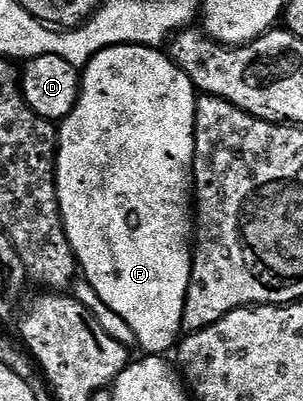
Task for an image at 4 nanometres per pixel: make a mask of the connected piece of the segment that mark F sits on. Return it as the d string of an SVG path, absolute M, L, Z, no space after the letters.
M116 46L115 48L107 48L103 52L99 52L83 68L83 73L81 74L81 95L73 111L59 124L59 133L57 136L57 169L55 173L57 175L57 208L61 211L61 223L65 229L65 235L71 244L73 255L77 257L77 265L83 278L85 274L84 281L95 290L97 296L99 296L113 312L119 314L119 316L127 322L130 326L134 341L138 341L142 348L149 354L161 354L169 349L169 351L172 351L182 331L183 304L186 300L187 288L191 280L191 268L193 267L193 252L191 249L191 183L193 182L193 157L195 156L195 136L193 135L193 129L195 128L195 108L197 107L198 97L198 91L194 90L189 77L177 67L173 59L169 57L164 49L151 46Z

